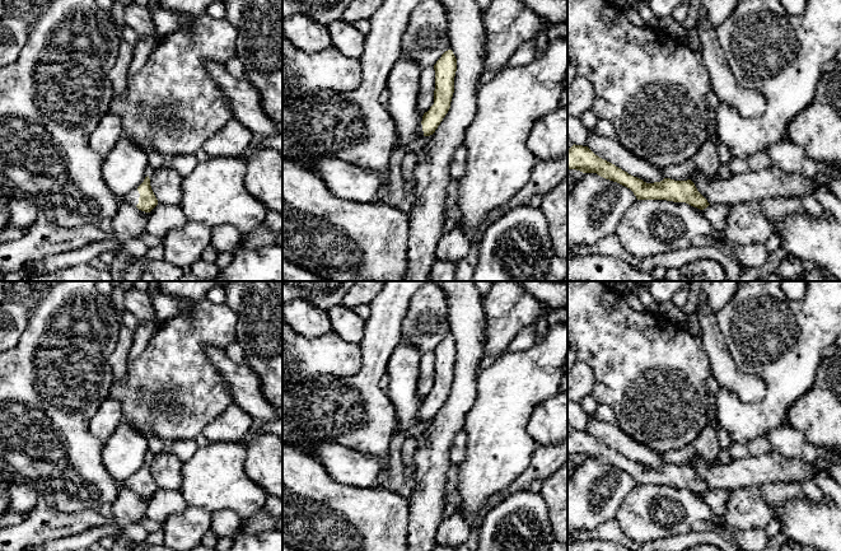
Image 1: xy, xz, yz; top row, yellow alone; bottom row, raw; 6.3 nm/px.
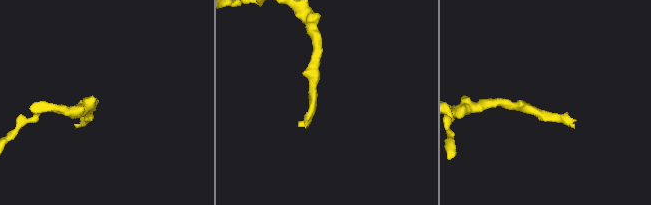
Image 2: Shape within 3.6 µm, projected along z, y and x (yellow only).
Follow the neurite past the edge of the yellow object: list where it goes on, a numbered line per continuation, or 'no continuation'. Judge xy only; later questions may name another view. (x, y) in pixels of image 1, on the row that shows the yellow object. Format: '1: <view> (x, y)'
1: xy (132, 197)

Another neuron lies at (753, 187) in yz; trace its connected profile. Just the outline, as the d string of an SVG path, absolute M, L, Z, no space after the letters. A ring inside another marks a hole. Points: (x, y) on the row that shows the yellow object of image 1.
M819 165L814 178L796 173L767 168L760 172L732 174L730 178L706 178L701 172L693 171L690 179L710 205L737 205L751 202L758 205L762 200L772 197L802 197L814 193L814 183L830 186L823 165Z

